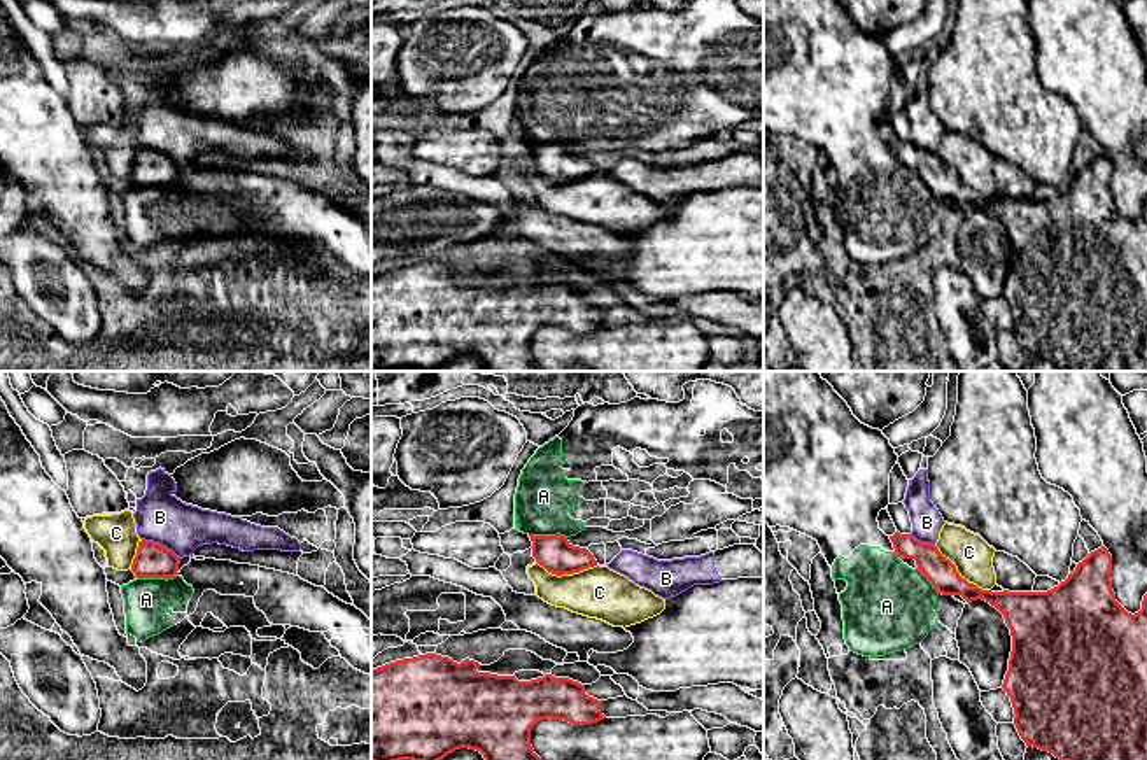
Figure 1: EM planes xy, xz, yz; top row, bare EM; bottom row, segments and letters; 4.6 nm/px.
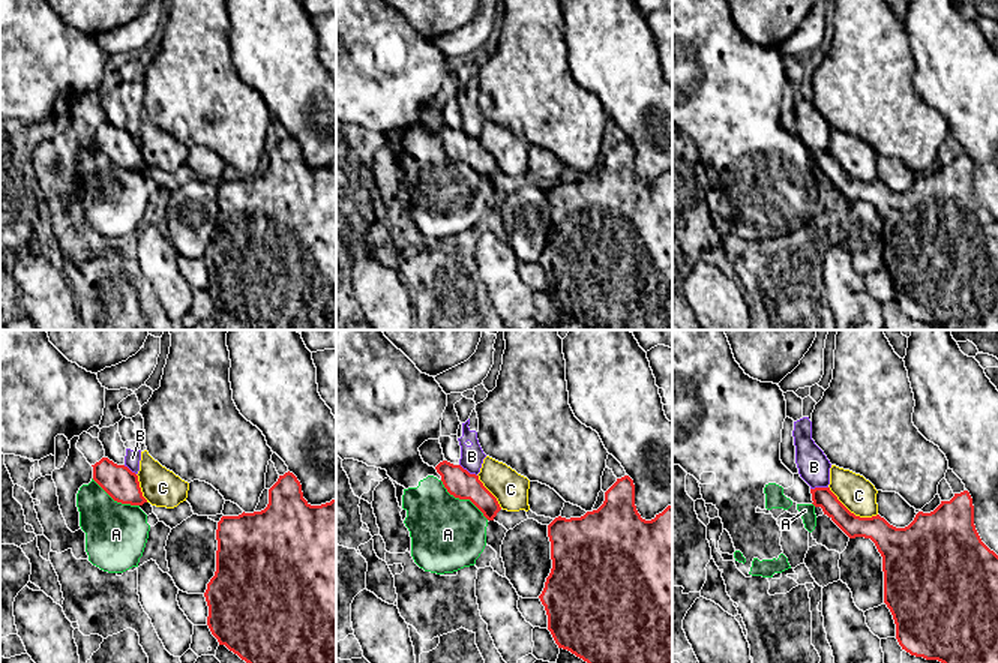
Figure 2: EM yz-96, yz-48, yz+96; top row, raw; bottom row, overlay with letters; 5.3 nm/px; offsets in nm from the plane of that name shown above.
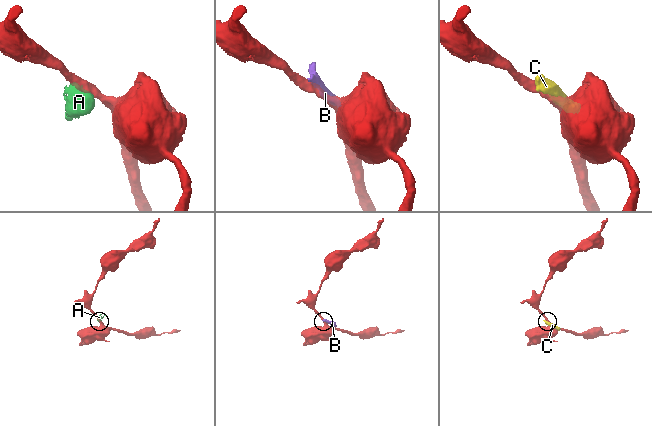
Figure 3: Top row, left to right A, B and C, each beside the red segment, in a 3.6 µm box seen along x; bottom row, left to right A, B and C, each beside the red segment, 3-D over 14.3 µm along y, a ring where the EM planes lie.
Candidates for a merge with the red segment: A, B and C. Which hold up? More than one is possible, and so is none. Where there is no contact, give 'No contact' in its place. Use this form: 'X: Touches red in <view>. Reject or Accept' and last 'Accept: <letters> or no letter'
A: Touches red in xy. Reject
B: Touches red in xy. Reject
C: Touches red in yz. Reject
Accept: no letter

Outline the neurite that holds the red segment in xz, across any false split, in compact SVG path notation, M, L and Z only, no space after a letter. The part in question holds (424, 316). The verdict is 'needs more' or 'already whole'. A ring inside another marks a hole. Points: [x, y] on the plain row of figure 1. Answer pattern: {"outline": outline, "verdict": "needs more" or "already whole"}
{"outline": "M426 261L371 277L371 369L394 371L413 368L438 371L461 355L476 357L487 371L543 371L531 354L531 338L539 327L564 327L573 333L590 333L604 327L602 308L588 305L585 292L569 285L545 282L531 289L515 284L478 280L475 268L454 270L448 264Z", "verdict": "already whole"}

